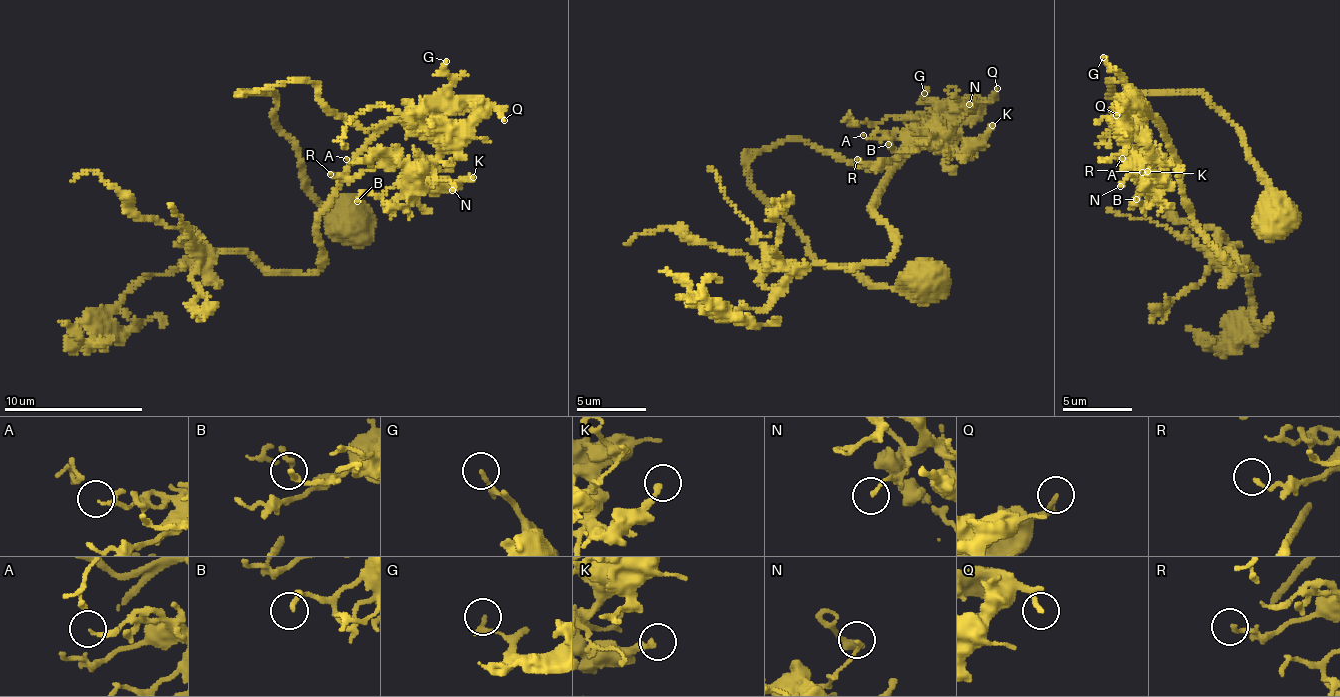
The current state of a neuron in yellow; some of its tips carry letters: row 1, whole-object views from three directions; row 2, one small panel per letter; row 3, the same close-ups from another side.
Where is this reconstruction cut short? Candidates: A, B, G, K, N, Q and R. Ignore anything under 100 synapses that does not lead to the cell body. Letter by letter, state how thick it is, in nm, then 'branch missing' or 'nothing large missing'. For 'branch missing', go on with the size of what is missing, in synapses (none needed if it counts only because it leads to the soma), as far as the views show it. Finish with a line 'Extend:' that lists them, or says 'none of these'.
A: 100 nm | nothing large missing
B: 180 nm | nothing large missing
G: 120 nm | nothing large missing
K: 260 nm | nothing large missing
N: 120 nm | nothing large missing
Q: 130 nm | nothing large missing
R: 140 nm | nothing large missing
Extend: none of these

